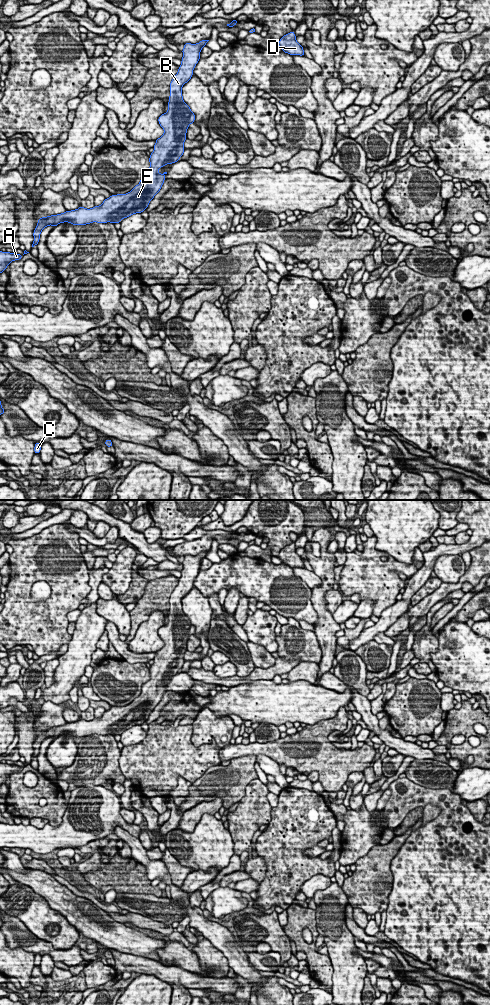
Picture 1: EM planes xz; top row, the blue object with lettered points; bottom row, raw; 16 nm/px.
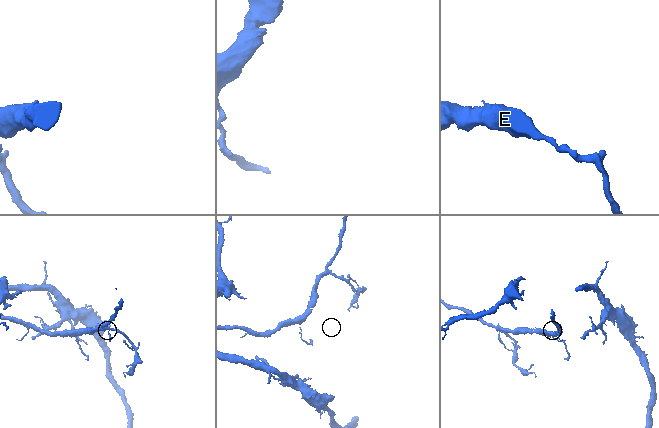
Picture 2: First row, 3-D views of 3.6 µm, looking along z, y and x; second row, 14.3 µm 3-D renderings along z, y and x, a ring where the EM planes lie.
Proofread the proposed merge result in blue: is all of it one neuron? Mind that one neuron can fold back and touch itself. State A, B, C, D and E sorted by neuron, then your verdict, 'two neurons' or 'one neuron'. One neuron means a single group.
A B C D E; one neuron

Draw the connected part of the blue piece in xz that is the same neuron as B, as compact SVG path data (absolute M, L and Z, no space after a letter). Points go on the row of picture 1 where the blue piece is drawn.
M201 40L197 44L184 44L182 63L170 83L168 111L158 118L164 134L155 140L154 151L149 157L151 167L142 173L140 183L126 194L111 195L100 206L94 206L91 209L80 206L76 210L39 218L33 232L32 247L37 246L41 231L49 225L54 228L64 222L72 223L74 226L93 222L121 223L121 219L142 213L148 207L166 179L167 172L159 174L159 169L164 165L179 161L185 151L183 143L187 139L186 133L189 125L195 121L195 114L183 100L182 86L193 76L194 67L200 59L201 49L208 41Z

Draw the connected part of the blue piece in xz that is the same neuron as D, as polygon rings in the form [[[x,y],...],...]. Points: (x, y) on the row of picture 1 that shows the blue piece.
[[[291,31],[290,33],[284,35],[279,40],[279,43],[277,45],[282,49],[283,52],[288,53],[292,56],[305,56],[303,46],[296,41],[294,31]]]

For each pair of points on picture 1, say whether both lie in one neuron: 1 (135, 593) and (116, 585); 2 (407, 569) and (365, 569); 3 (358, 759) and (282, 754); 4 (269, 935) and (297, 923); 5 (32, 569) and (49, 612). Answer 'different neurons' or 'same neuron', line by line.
1: different neurons
2: same neuron
3: same neuron
4: different neurons
5: same neuron

